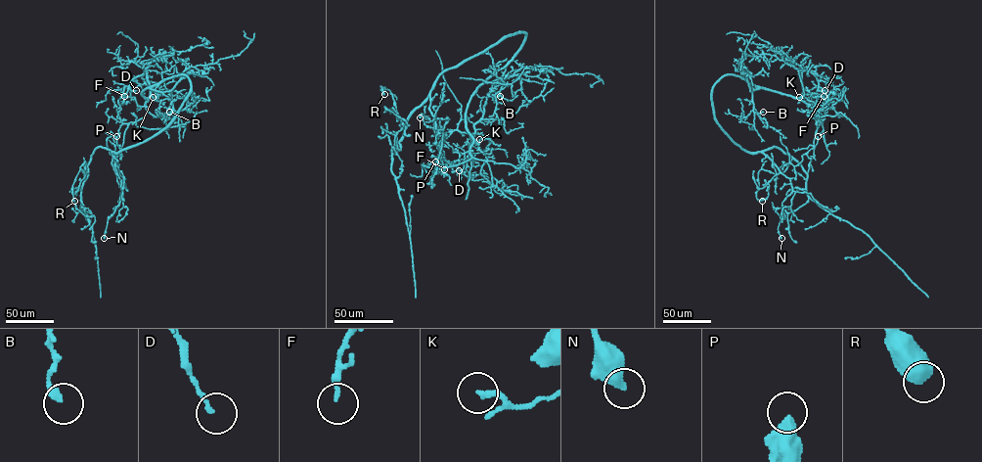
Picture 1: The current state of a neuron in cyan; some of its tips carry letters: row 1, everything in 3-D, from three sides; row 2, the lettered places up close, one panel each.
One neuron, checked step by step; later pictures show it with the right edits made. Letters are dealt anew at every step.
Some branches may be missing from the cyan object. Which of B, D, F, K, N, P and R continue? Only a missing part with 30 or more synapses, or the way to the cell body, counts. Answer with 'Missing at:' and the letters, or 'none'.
Missing at: none

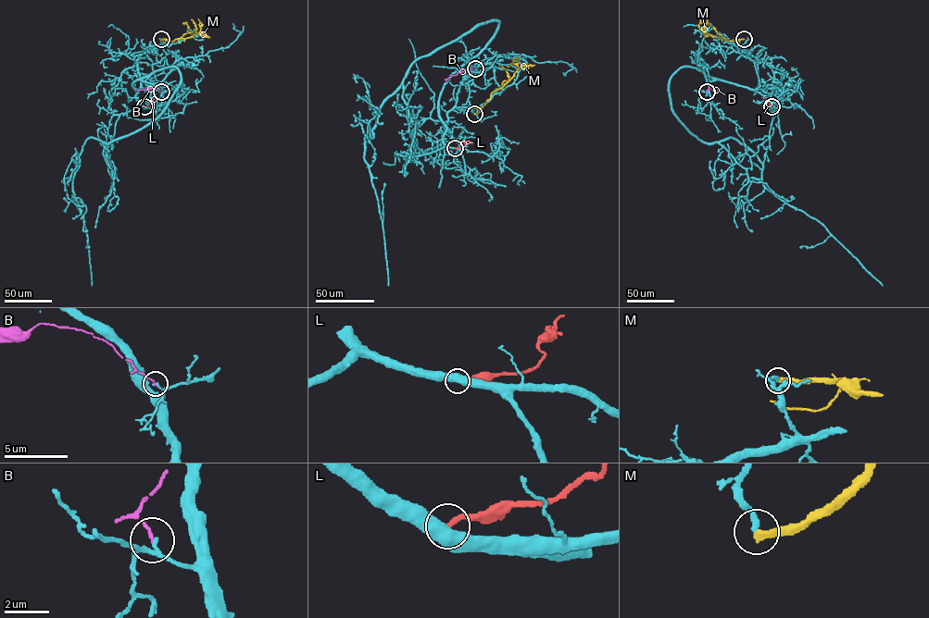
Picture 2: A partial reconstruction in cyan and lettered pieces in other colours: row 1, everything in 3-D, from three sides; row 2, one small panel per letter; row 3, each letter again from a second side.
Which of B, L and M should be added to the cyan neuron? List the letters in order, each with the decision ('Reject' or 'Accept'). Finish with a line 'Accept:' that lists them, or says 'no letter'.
B: Reject
L: Reject
M: Reject
Accept: no letter

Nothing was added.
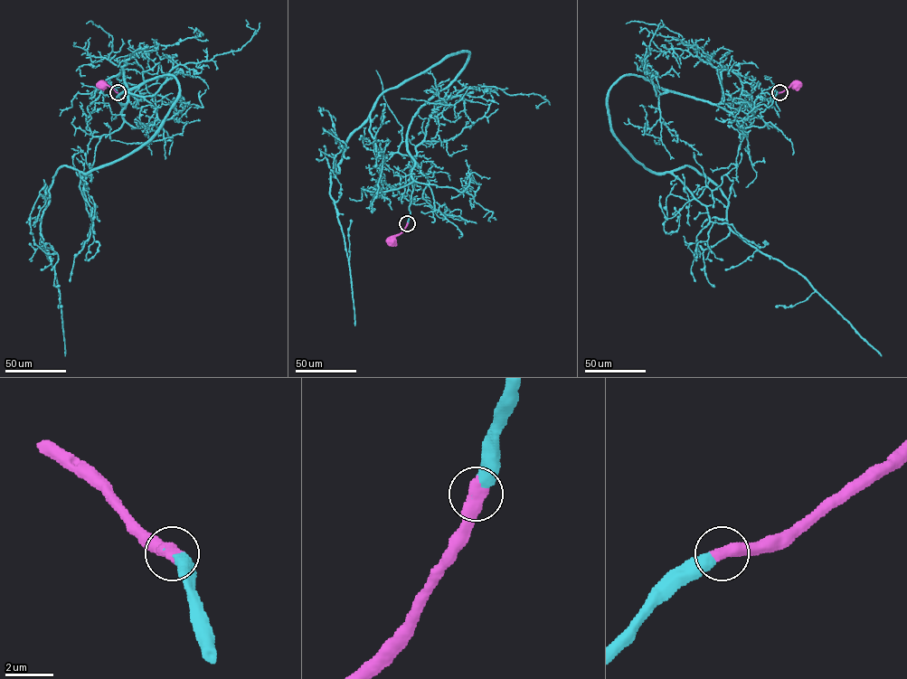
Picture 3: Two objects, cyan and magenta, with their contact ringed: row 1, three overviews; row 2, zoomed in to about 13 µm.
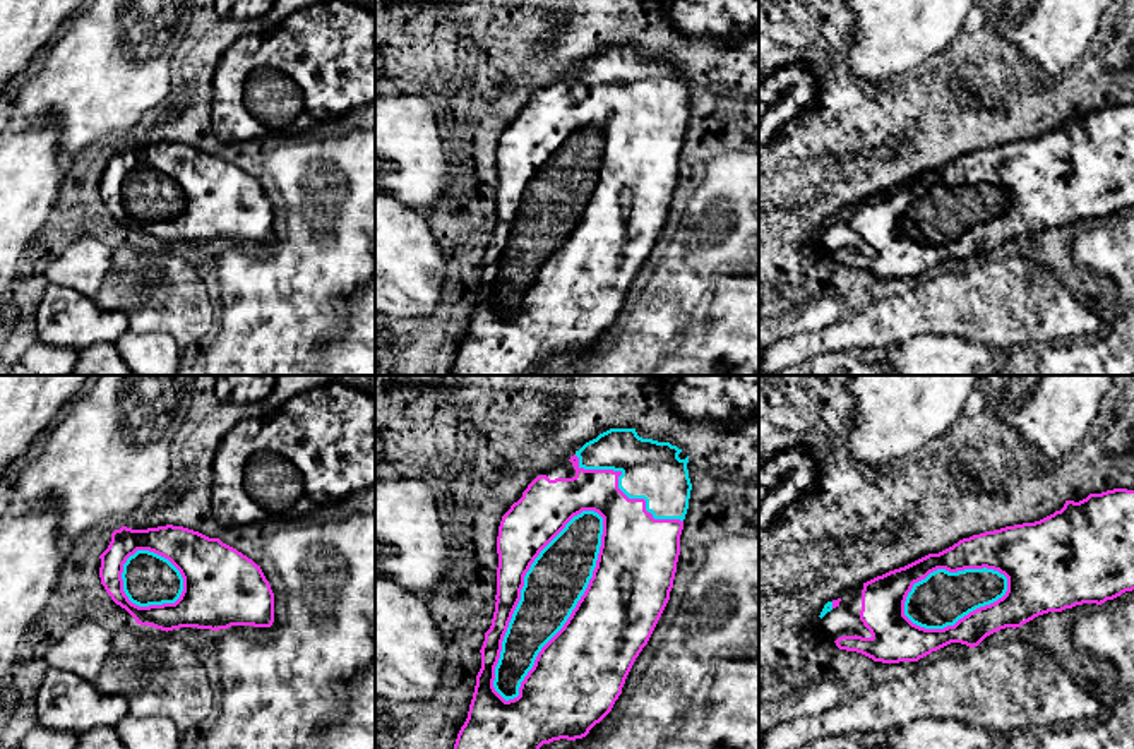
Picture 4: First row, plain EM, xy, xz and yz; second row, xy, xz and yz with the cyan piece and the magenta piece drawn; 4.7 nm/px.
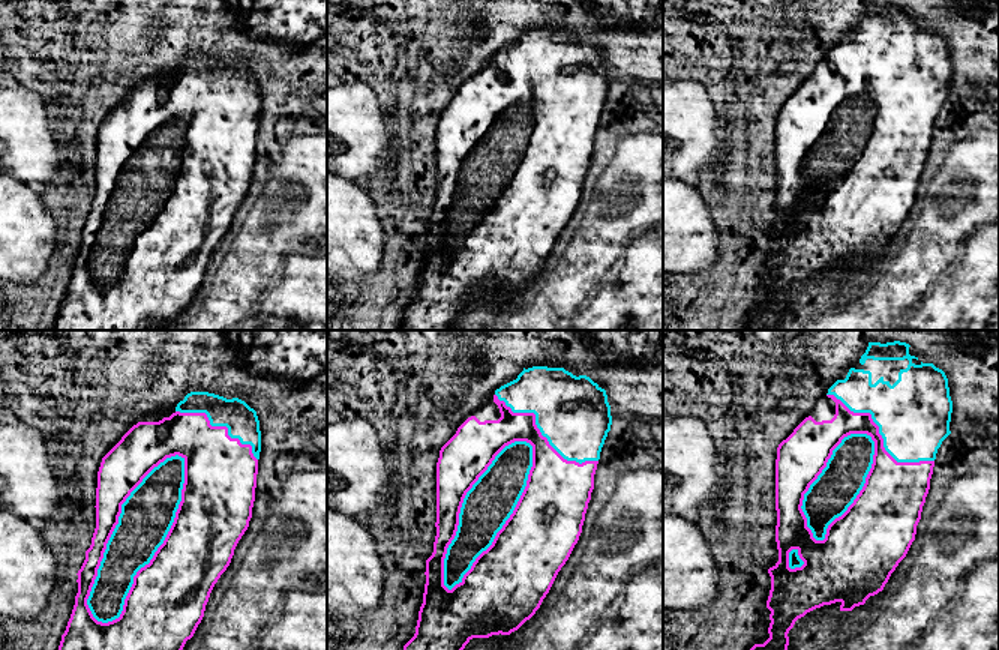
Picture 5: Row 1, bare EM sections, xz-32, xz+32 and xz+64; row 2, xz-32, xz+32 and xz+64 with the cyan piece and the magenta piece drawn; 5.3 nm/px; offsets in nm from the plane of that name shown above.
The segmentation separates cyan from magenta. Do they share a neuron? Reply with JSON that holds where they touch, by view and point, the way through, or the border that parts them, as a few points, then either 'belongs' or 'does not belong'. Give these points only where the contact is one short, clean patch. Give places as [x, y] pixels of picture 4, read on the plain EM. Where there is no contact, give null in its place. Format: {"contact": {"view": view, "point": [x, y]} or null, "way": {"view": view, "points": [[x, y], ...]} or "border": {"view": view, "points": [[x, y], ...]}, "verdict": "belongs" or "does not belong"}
{"contact": {"view": "xz", "point": [574, 223]}, "verdict": "belongs"}

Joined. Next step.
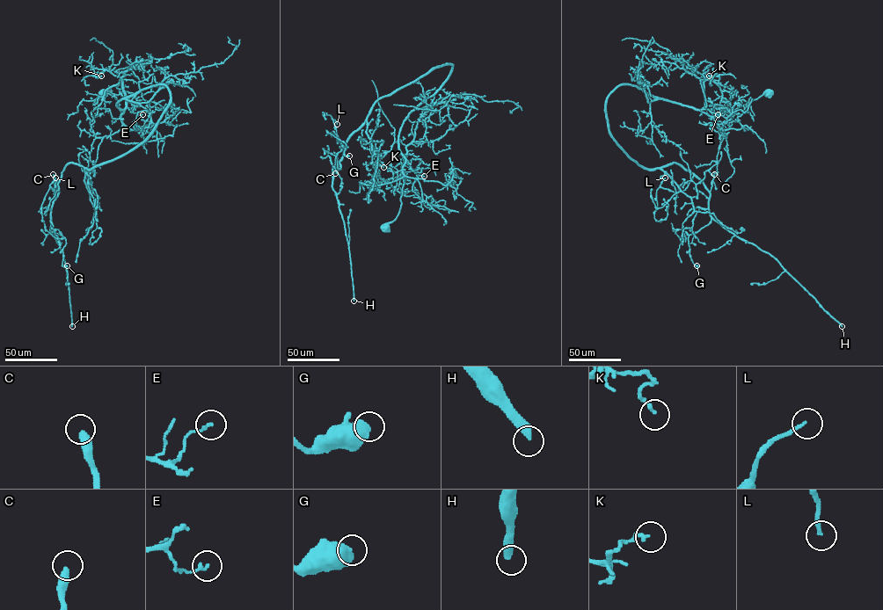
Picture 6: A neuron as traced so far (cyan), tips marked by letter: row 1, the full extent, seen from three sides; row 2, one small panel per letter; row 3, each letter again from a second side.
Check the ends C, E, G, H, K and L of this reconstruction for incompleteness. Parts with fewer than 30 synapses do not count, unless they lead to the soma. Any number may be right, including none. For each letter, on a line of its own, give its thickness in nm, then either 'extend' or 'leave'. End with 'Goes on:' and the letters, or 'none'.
C: 380 nm | extend
E: 140 nm | leave
G: 700 nm | leave
H: 400 nm | extend
K: 150 nm | leave
L: 160 nm | extend
Goes on: C, H, L

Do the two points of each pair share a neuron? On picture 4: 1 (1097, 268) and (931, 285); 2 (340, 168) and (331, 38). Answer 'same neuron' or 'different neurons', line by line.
1: different neurons
2: different neurons

